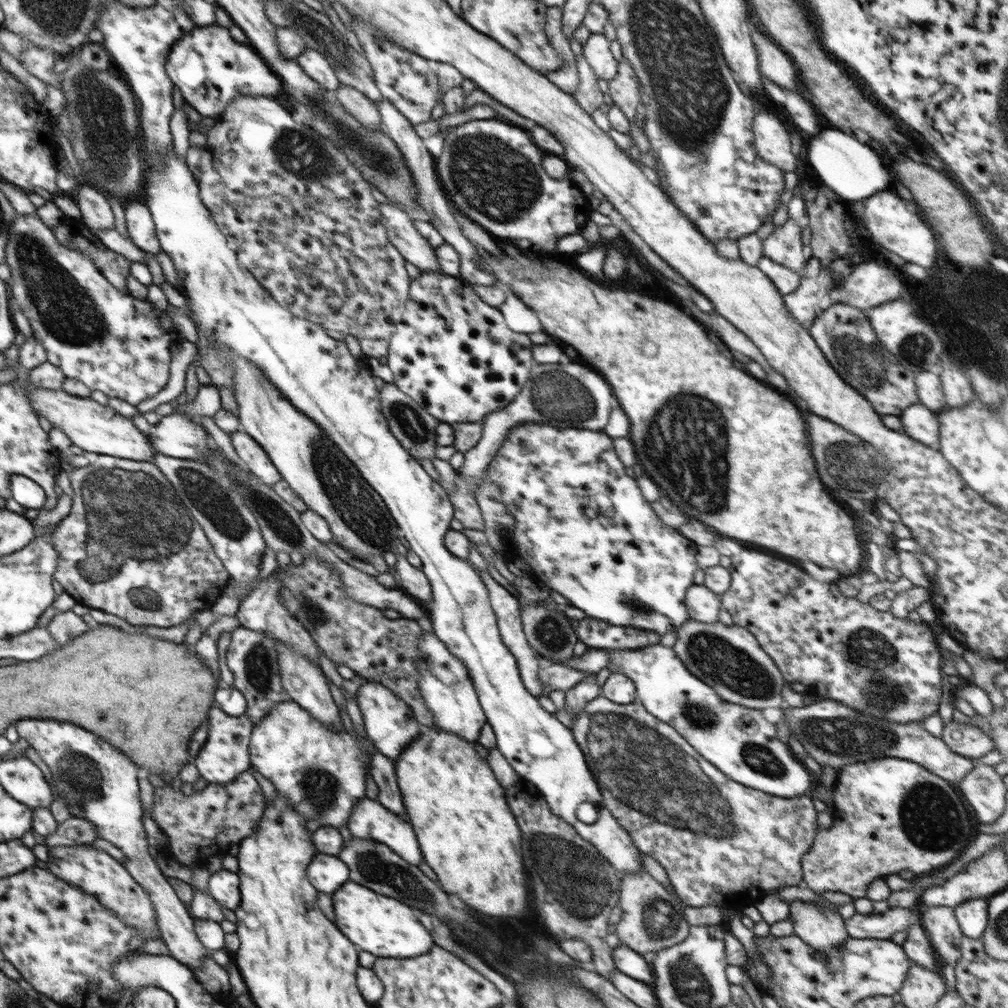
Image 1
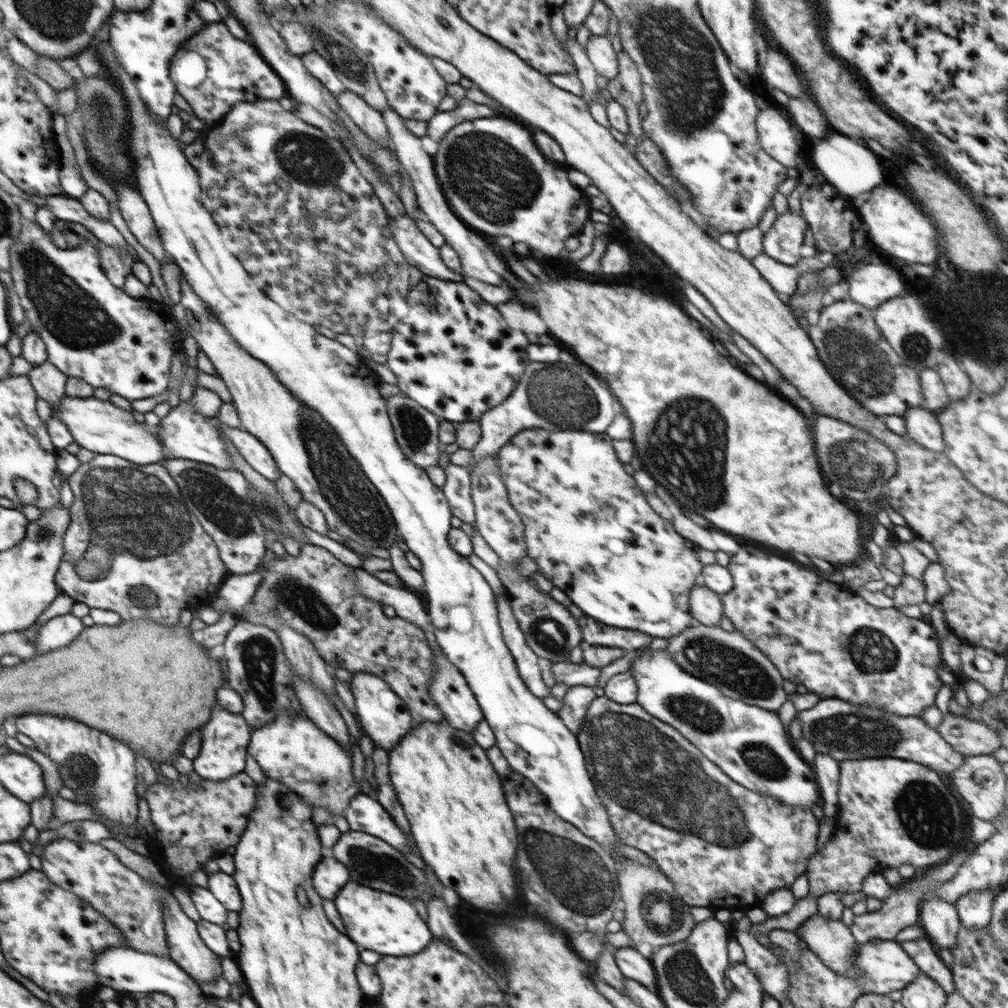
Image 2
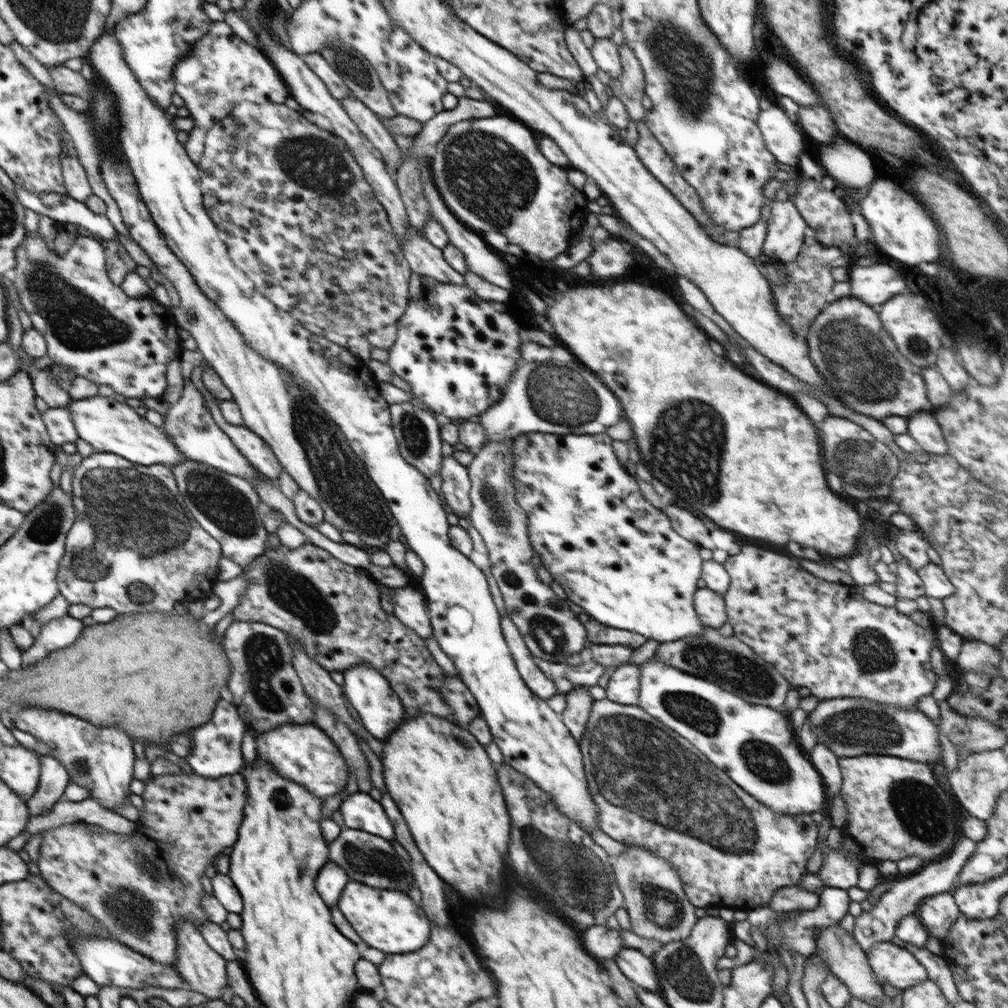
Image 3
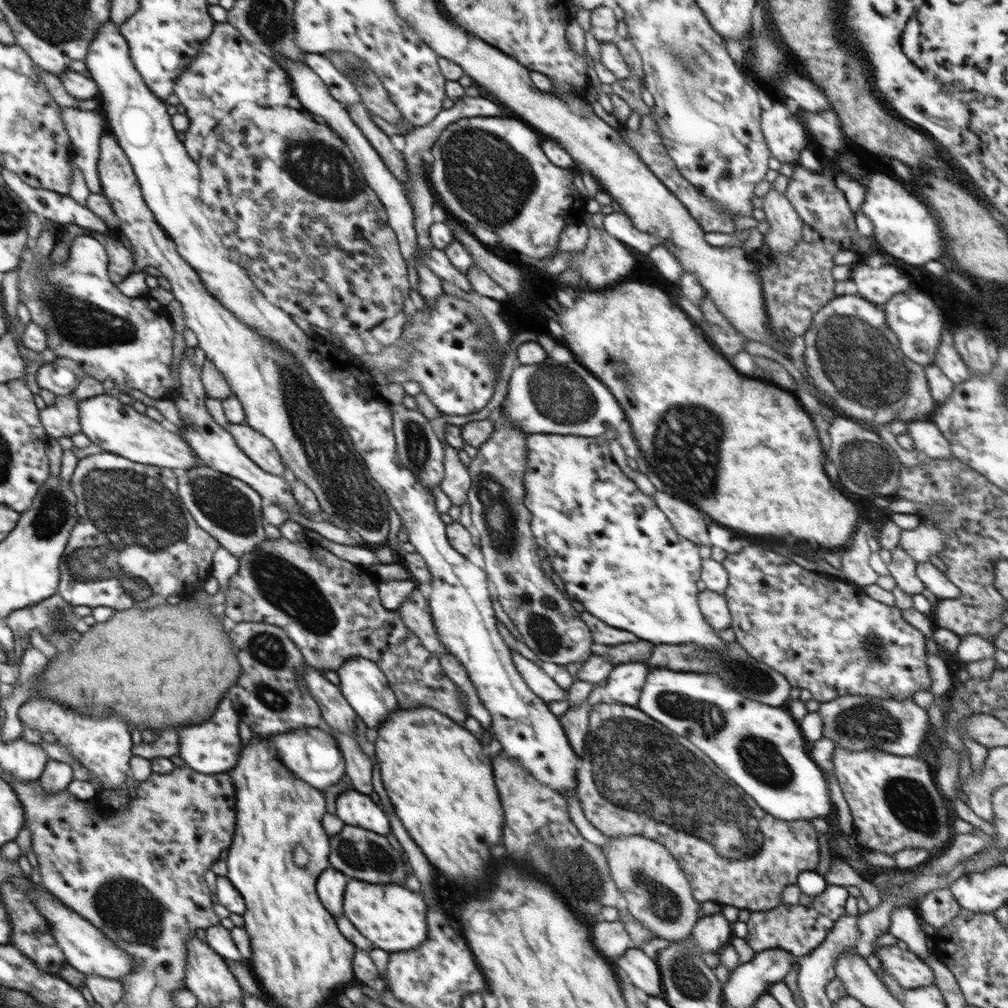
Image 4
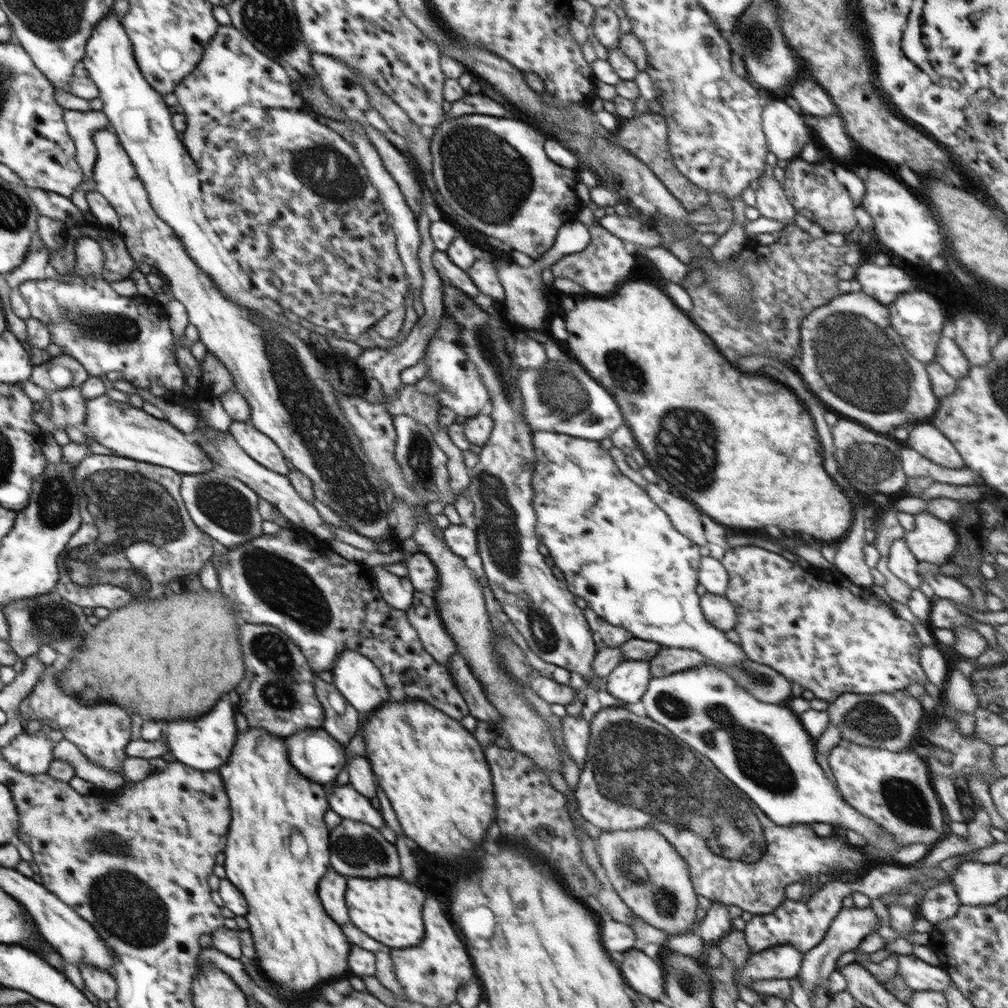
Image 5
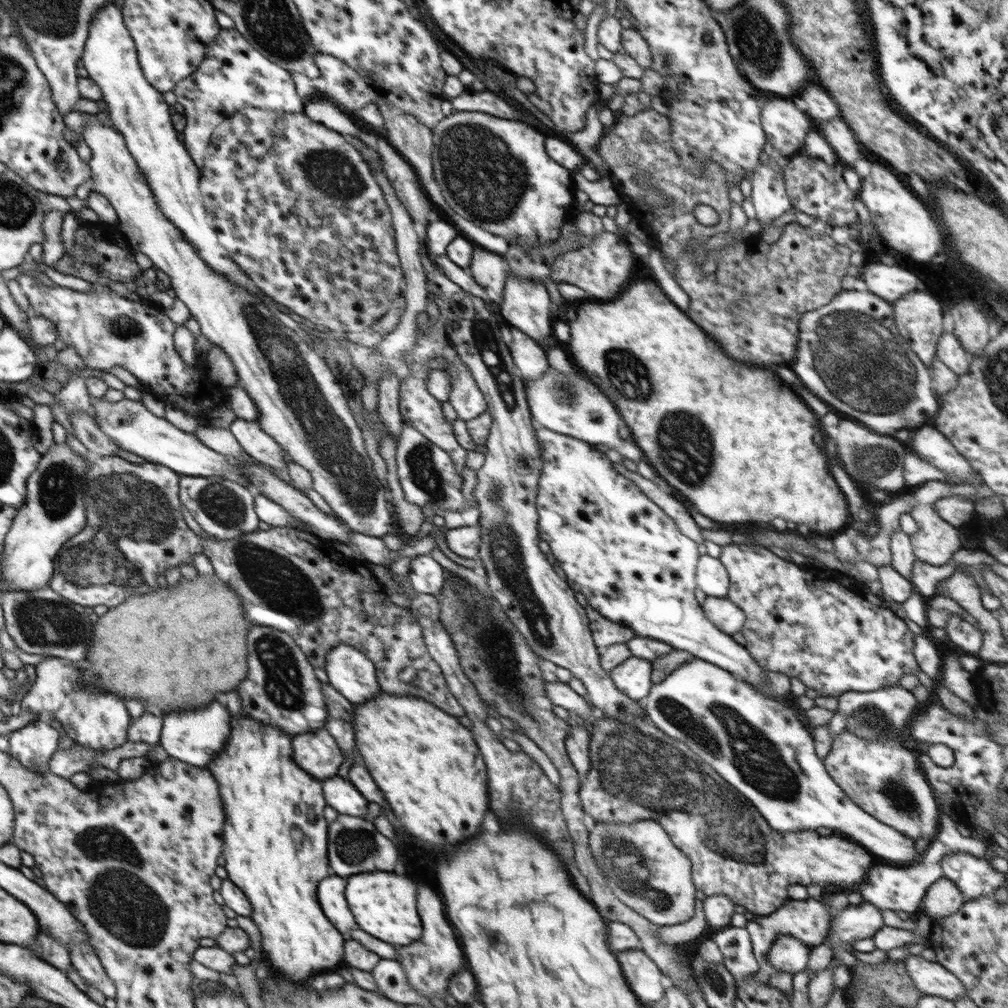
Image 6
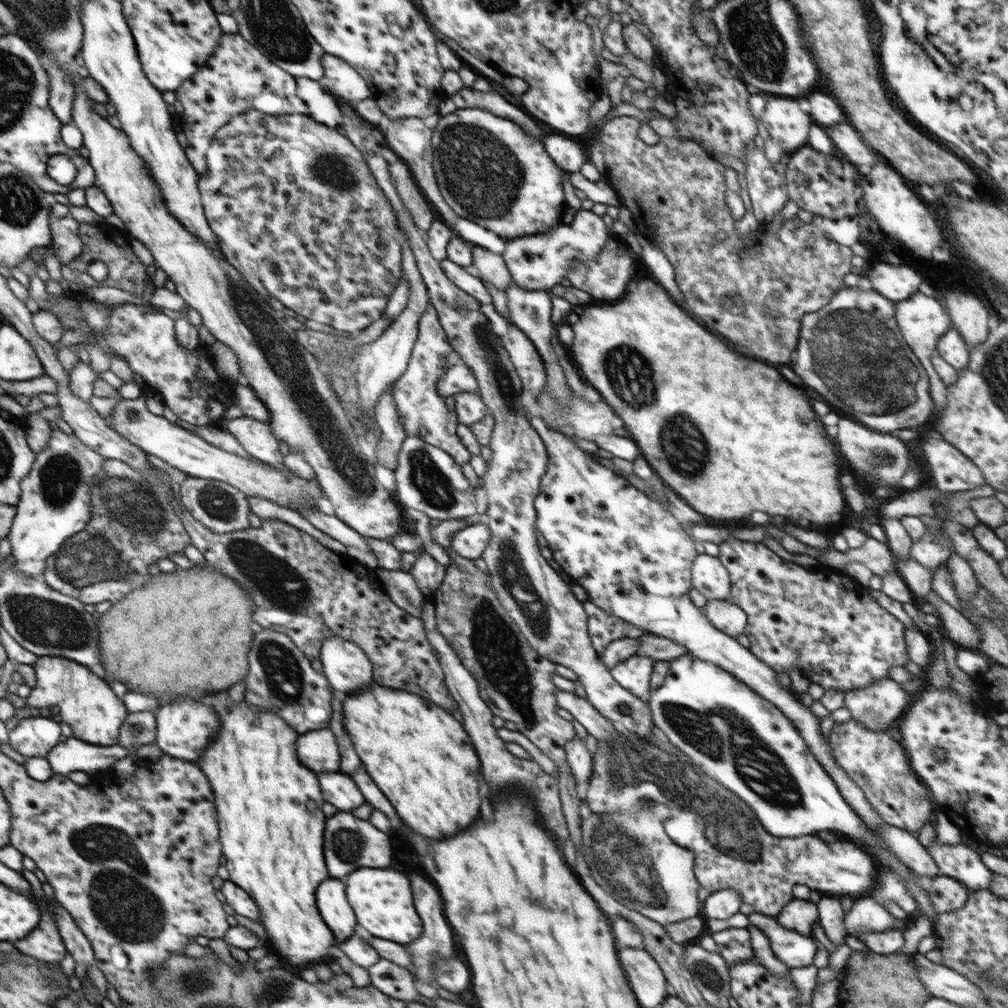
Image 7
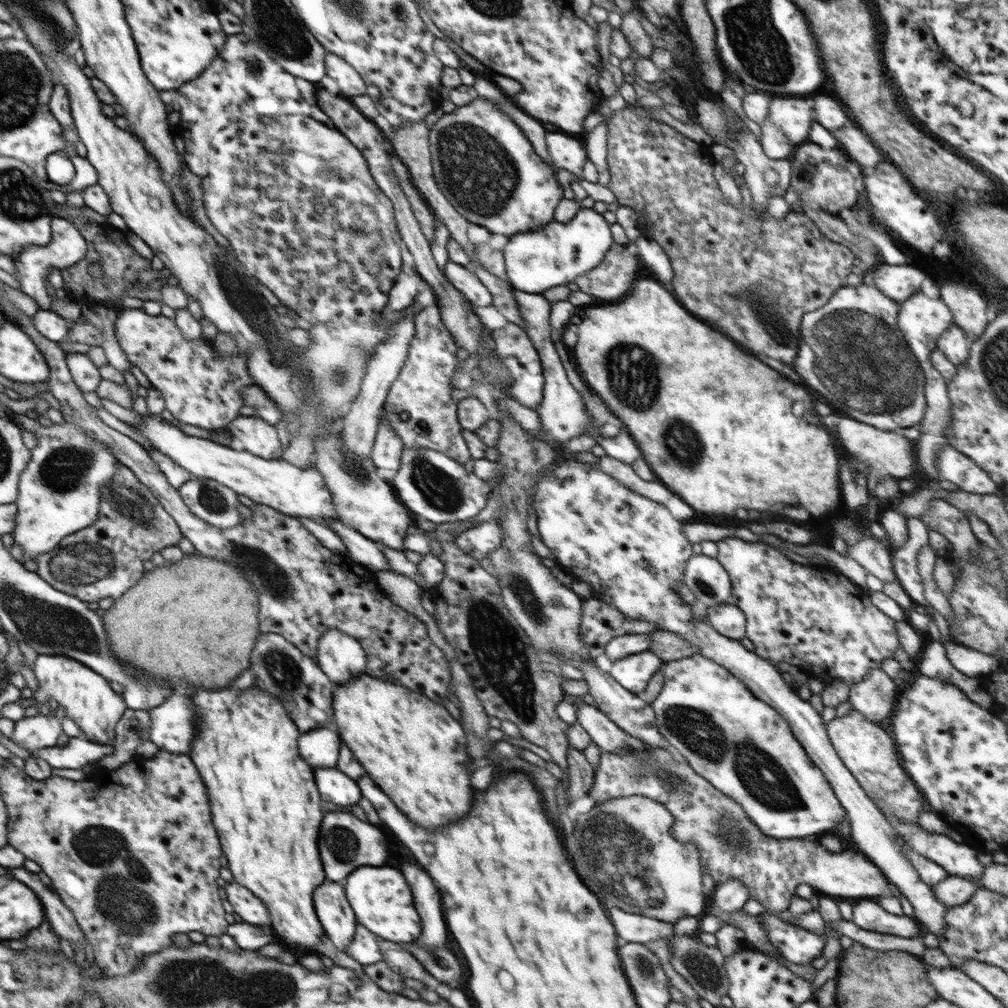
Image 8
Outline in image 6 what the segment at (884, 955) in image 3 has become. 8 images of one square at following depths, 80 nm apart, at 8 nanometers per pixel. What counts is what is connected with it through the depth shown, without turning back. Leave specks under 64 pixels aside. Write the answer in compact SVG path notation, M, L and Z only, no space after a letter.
M909 955L904 959L904 963L906 963L906 971L916 985L916 989L922 991L924 995L950 1001L956 998L968 998L960 979L939 963L928 961L920 955Z

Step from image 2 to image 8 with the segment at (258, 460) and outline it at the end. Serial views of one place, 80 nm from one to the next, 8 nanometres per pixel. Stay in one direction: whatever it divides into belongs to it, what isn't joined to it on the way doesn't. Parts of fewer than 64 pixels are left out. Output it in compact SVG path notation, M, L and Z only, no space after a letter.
M240 415L230 422L228 428L234 438L238 438L244 450L260 458L281 458L283 450L276 427L260 417Z

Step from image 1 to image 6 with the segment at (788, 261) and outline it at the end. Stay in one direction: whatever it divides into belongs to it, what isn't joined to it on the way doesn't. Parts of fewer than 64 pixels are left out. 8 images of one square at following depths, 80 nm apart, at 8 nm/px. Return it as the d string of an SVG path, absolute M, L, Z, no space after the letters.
M759 165L753 172L751 200L757 212L757 220L772 222L786 214L793 205L785 189L782 171L776 171L772 165Z

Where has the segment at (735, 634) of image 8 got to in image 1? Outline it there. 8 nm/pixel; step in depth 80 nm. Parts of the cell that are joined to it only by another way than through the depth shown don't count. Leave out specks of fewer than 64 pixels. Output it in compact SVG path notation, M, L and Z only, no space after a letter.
M694 583L685 594L685 605L691 619L700 623L718 622L722 604L715 592L704 585Z

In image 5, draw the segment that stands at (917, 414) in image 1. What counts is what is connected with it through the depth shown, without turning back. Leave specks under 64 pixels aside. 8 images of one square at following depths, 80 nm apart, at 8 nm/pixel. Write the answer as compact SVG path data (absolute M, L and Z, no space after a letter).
M932 422L912 425L909 438L906 441L910 444L910 448L942 468L952 470L966 468L963 458L958 454L954 445Z

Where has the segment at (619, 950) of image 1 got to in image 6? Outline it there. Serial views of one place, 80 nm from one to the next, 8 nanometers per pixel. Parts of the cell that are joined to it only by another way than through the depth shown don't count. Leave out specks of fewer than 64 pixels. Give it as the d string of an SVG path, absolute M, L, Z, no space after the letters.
M640 947L620 952L618 962L640 1004L652 1005L663 1000L666 991L661 984L662 972Z

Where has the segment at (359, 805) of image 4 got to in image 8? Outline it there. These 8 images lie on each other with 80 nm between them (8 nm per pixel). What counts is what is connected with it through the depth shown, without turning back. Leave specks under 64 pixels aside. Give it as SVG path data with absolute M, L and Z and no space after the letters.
M336 767L314 768L313 773L322 802L334 802L341 807L358 804L361 790L347 774L340 772Z

